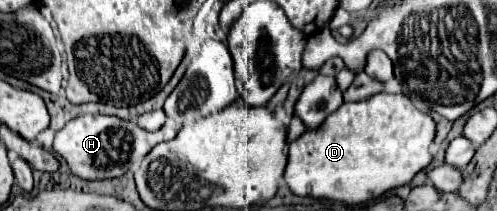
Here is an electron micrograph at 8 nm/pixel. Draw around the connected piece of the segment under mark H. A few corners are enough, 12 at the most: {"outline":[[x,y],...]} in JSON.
{"outline":[[115,116],[69,120],[53,152],[83,180],[129,170],[133,148],[173,140],[167,122],[147,132]]}

